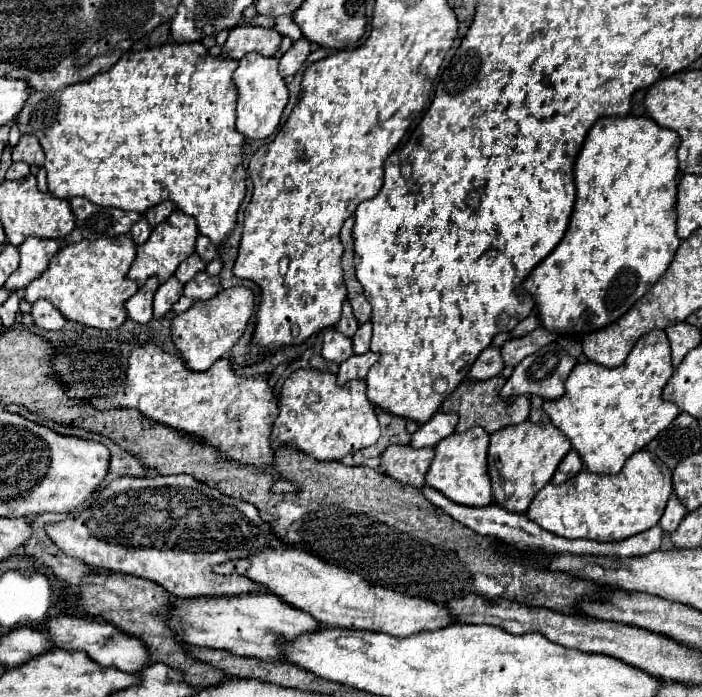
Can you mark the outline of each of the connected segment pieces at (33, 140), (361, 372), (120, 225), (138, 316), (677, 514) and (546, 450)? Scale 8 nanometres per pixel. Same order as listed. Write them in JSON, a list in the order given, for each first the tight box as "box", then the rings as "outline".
[{"box":[12,134,44,166],"outline":[[[24,134],[12,150],[12,160],[42,166],[44,164],[44,152],[42,152],[42,146],[40,146],[38,138],[30,136],[30,134]]]},{"box":[356,352,378,380],"outline":[[[366,352],[362,356],[356,356],[356,360],[358,360],[358,380],[366,380],[366,374],[374,366],[374,362],[378,360],[378,354]]]},{"box":[70,198,142,240],"outline":[[[84,198],[70,200],[70,206],[76,216],[76,228],[80,228],[86,240],[116,238],[130,234],[130,228],[142,218],[142,214],[138,212],[96,206]]]},{"box":[126,278,158,324],"outline":[[[150,278],[146,280],[140,290],[126,300],[126,314],[130,320],[138,322],[138,324],[146,324],[150,322],[152,318],[152,298],[154,298],[154,292],[158,288],[158,280],[156,278]]]},{"box":[658,494,686,534],"outline":[[[672,494],[670,500],[668,500],[668,504],[666,504],[666,510],[664,510],[664,514],[662,514],[662,518],[660,518],[658,524],[662,526],[662,530],[664,530],[666,534],[672,534],[672,532],[678,528],[680,520],[684,518],[684,514],[686,514],[686,508],[680,506],[678,498]]]},{"box":[488,422,570,514],"outline":[[[524,422],[520,426],[506,426],[490,436],[490,450],[488,450],[488,462],[498,472],[502,490],[506,498],[494,498],[498,506],[504,510],[512,510],[516,514],[522,514],[528,510],[530,500],[536,496],[540,488],[544,488],[560,460],[568,454],[570,442],[568,438],[554,426],[554,424],[532,424]]]}]

